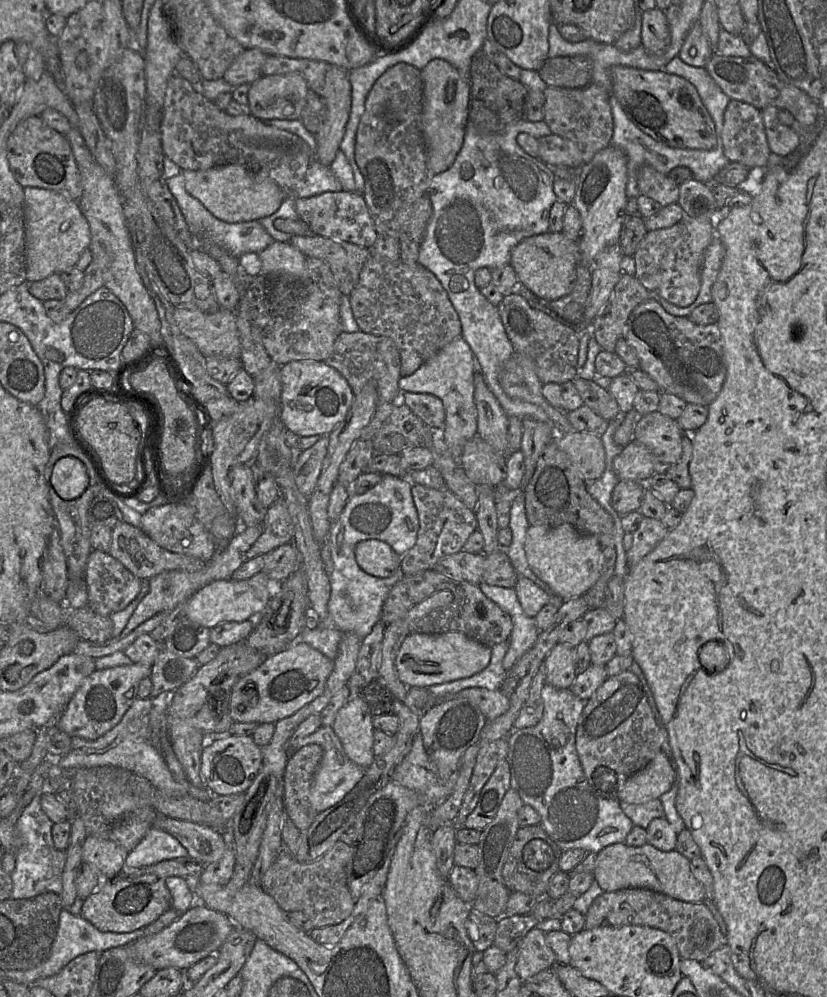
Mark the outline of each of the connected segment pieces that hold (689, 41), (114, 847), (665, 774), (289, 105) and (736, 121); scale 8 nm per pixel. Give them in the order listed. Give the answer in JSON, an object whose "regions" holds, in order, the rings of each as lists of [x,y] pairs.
{"regions":[[[[696,22],[688,32],[678,57],[688,65],[705,67],[713,54],[714,50],[710,46],[700,23]]],[[[86,836],[82,844],[82,861],[96,867],[103,879],[121,872],[127,854],[117,843],[97,836]]],[[[662,749],[642,770],[630,776],[618,791],[619,802],[644,804],[661,797],[673,785],[675,773],[669,750]]],[[[298,73],[261,76],[250,84],[248,109],[262,121],[300,119],[308,85]]],[[[731,99],[724,112],[721,143],[730,162],[738,162],[748,169],[766,169],[774,157],[768,145],[761,111],[738,100]]]]}

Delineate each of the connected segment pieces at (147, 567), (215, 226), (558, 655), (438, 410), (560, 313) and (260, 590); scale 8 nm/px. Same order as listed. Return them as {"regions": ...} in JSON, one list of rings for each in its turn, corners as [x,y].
{"regions":[[[[124,521],[112,529],[112,540],[108,553],[141,580],[150,579],[157,574],[170,570],[194,572],[200,570],[205,564],[198,558],[170,552],[160,547],[141,528]]],[[[181,173],[174,177],[165,179],[165,184],[175,198],[188,229],[192,237],[195,239],[195,247],[202,250],[202,241],[209,240],[227,250],[231,255],[239,258],[245,253],[254,252],[259,254],[274,242],[273,238],[267,233],[258,220],[228,223],[217,219],[199,200],[186,191]]],[[[557,643],[544,660],[546,683],[558,689],[570,689],[576,678],[574,648]]],[[[404,392],[399,396],[405,404],[429,428],[437,428],[442,432],[445,424],[445,409],[442,401],[436,396],[426,393]]],[[[579,262],[576,266],[576,281],[572,291],[558,299],[547,300],[538,297],[518,280],[515,291],[522,295],[532,308],[545,312],[563,324],[577,325],[582,323],[591,291],[592,268]]],[[[264,571],[244,580],[231,578],[213,581],[188,599],[186,618],[207,628],[225,622],[242,622],[257,619],[264,611],[272,595],[272,582]]]]}

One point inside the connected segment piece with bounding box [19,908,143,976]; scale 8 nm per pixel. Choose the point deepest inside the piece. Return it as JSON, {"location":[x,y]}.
{"location":[76,936]}

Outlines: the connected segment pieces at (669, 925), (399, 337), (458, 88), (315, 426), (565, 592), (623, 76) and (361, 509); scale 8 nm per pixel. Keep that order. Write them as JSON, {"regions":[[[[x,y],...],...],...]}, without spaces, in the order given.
{"regions":[[[[628,888],[604,892],[592,902],[585,914],[585,929],[626,925],[644,925],[667,932],[676,941],[681,959],[694,959],[700,963],[727,944],[725,933],[704,903],[678,900],[649,889]]],[[[371,253],[364,264],[357,285],[349,294],[353,316],[362,332],[391,339],[400,356],[400,376],[413,374],[443,347],[461,336],[461,323],[446,290],[437,277],[419,263],[408,265],[400,259],[389,261]]],[[[443,59],[431,60],[422,70],[422,131],[426,145],[427,166],[434,174],[448,170],[459,153],[468,122],[470,85],[458,70]]],[[[291,361],[281,366],[279,419],[299,437],[328,435],[345,418],[354,394],[346,379],[324,361]]],[[[570,524],[553,528],[530,525],[526,533],[525,553],[535,575],[562,600],[583,596],[596,583],[603,565],[598,539],[578,531]]],[[[622,65],[610,68],[612,95],[619,101],[628,118],[645,134],[673,148],[712,150],[719,143],[715,124],[701,101],[696,88],[686,79],[663,70],[649,71]]],[[[382,475],[382,480],[361,495],[351,495],[327,535],[333,563],[329,573],[329,623],[339,631],[354,633],[364,639],[380,620],[383,604],[391,588],[404,574],[401,566],[390,576],[379,578],[363,571],[356,562],[354,549],[362,540],[386,542],[398,555],[404,555],[416,543],[419,529],[417,510],[411,493],[412,483],[406,478]]]]}

